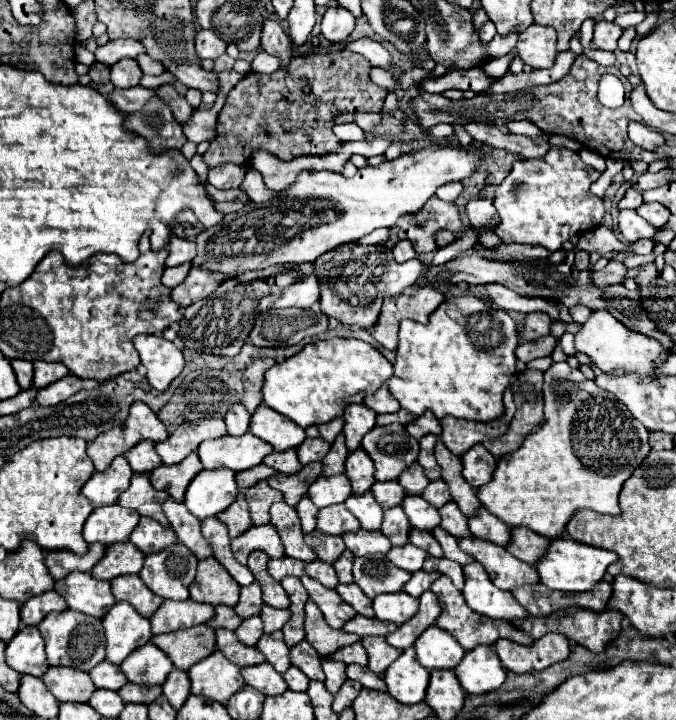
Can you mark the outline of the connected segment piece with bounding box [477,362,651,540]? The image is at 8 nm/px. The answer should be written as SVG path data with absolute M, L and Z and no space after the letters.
M567 362L551 364L551 368L545 372L543 394L545 422L539 426L537 432L531 432L527 436L525 444L517 452L511 452L509 456L503 456L499 460L493 480L481 486L477 490L477 496L481 504L507 526L525 526L549 540L555 540L563 536L567 522L581 508L619 516L619 492L625 480L635 472L635 468L643 464L651 446L647 428L627 408L623 422L623 404L611 392L599 388L593 380L585 378L581 370L571 368Z

